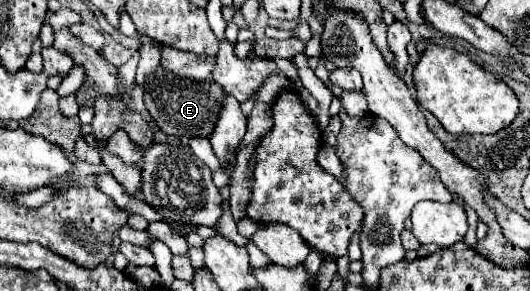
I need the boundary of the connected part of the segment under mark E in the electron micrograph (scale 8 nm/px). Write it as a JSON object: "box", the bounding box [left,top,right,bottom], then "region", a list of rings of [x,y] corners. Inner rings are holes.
{"box":[143,65,225,137],"region":[[[161,65],[155,69],[155,73],[147,75],[143,85],[143,101],[151,115],[151,119],[157,123],[157,127],[169,135],[169,137],[209,137],[215,129],[221,101],[225,99],[225,89],[217,85],[215,81],[189,81],[181,79],[175,73],[169,73]]]}

